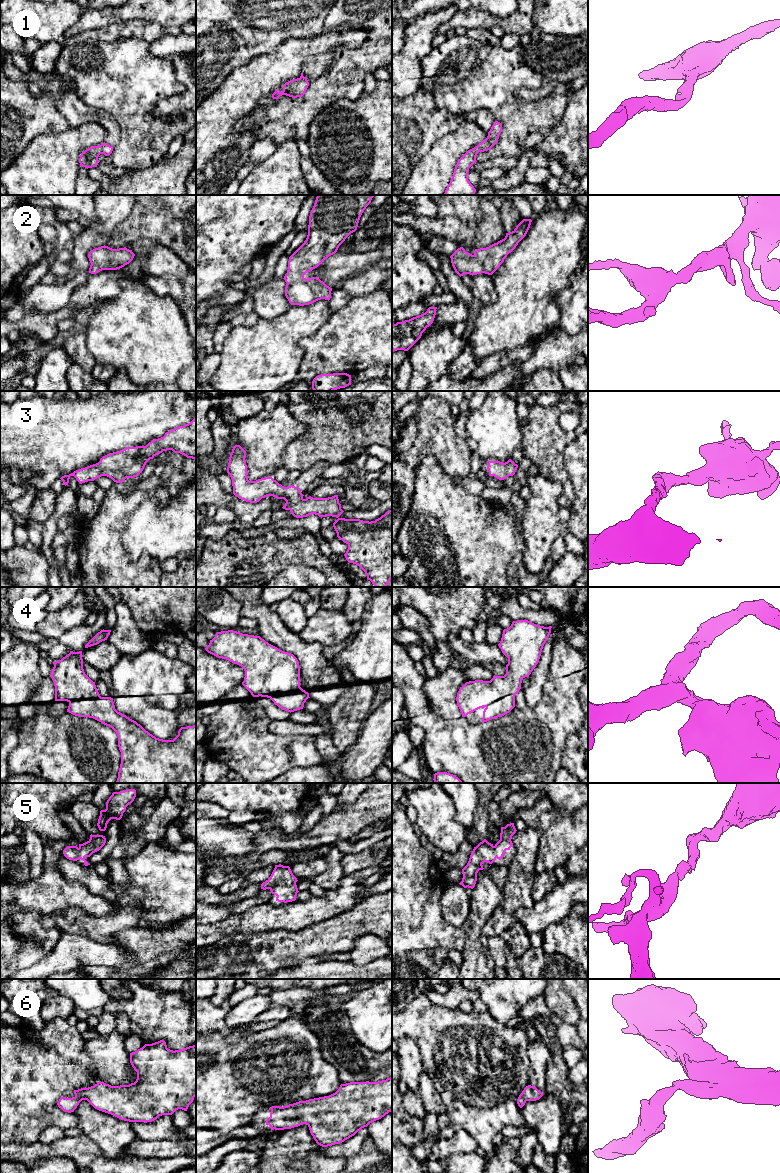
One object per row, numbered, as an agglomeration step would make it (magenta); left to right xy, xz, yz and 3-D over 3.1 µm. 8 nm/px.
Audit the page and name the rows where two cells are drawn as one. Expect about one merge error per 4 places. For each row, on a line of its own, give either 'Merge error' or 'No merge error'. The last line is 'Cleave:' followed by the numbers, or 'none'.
1: No merge error
2: No merge error
3: No merge error
4: No merge error
5: No merge error
6: No merge error
Cleave: none

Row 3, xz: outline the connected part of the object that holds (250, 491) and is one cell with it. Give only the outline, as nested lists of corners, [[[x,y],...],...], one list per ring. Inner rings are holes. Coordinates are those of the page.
[[[235,445],[230,454],[227,467],[227,473],[232,479],[233,494],[235,496],[250,503],[257,503],[267,496],[284,499],[286,503],[282,508],[289,510],[296,518],[303,518],[312,514],[321,518],[326,516],[336,517],[333,527],[337,537],[348,545],[348,549],[344,554],[346,560],[349,563],[358,565],[375,587],[386,587],[388,585],[392,579],[392,509],[371,522],[360,519],[340,518],[339,516],[344,511],[341,509],[338,495],[328,498],[313,498],[309,496],[304,499],[299,487],[293,485],[284,487],[272,477],[249,481],[245,458],[246,451],[240,445]]]

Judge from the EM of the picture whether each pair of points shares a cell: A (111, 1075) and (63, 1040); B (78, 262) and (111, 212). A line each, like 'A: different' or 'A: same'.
A: different
B: same

